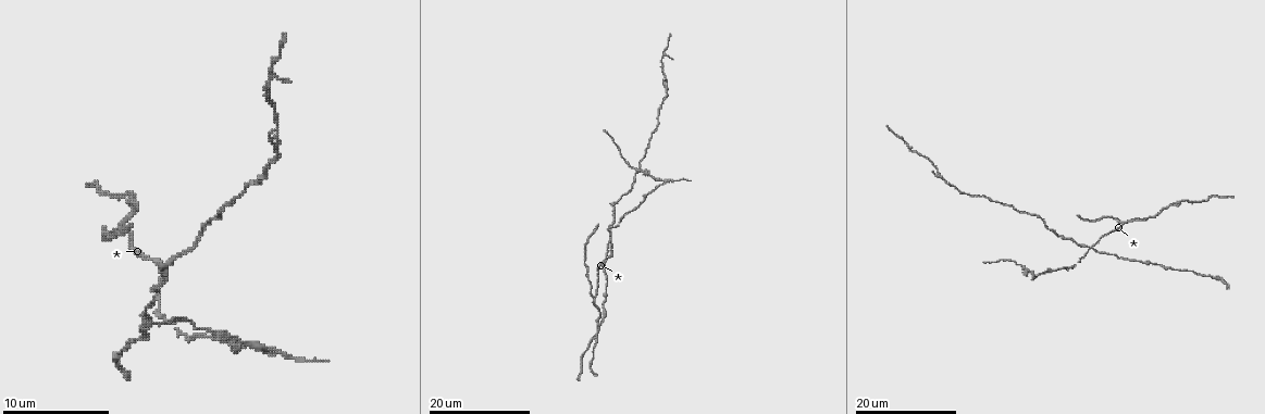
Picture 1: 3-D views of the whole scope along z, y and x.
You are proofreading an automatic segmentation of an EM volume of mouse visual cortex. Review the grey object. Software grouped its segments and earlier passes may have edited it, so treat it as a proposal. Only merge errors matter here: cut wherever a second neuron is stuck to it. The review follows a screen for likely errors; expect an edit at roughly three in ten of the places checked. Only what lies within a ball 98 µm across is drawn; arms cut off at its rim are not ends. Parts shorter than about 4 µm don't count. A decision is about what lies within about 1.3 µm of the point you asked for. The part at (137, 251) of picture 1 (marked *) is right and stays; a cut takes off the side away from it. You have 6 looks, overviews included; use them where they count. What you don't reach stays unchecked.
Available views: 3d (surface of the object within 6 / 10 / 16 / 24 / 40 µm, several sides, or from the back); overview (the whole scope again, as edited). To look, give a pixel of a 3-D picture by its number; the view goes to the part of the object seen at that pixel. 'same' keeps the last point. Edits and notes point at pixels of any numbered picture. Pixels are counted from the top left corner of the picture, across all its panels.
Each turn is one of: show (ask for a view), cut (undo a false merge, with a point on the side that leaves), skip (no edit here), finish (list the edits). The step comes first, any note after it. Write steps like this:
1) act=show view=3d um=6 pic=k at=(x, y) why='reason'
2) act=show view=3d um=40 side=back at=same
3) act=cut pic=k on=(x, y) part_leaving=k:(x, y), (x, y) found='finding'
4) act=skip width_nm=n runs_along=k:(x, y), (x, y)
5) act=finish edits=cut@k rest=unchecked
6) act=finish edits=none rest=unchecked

act=show view=3d um=24 pic=1 at=(594, 297) why='three arms meet'

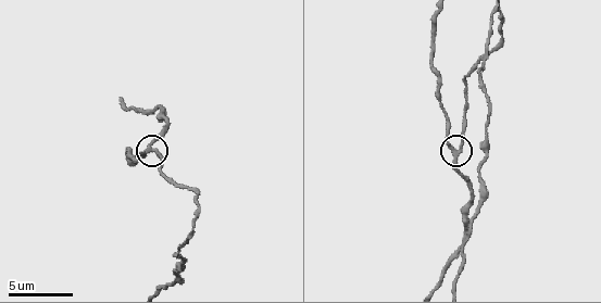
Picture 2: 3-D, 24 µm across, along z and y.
act=show view=3d um=10 pic=2 at=(150, 149)

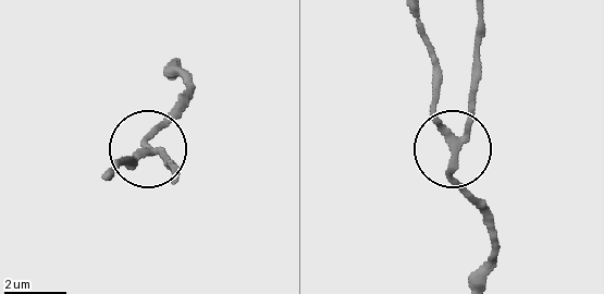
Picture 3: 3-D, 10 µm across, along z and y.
act=skip side_arm_um=18 arms=3 found='all the same neuron'

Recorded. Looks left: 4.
act=show view=3d um=16 pic=1 at=(662, 178) why='a fork'

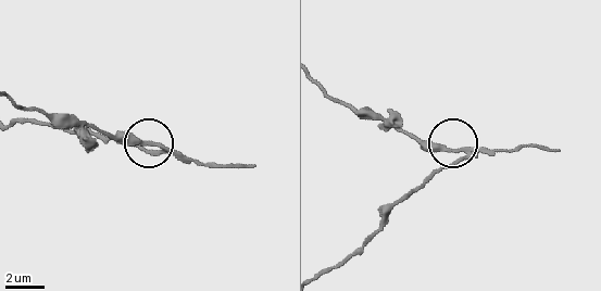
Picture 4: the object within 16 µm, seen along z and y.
act=show view=3d um=10 pic=4 at=(454, 149) why='closer look'

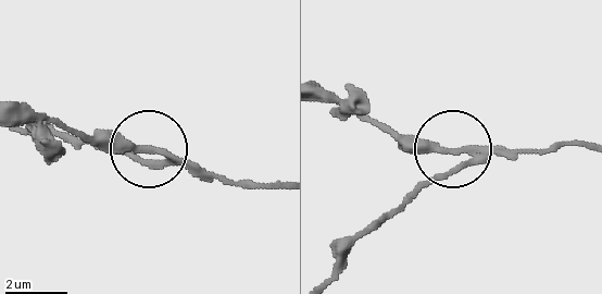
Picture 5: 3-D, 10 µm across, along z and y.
act=cut pic=5 on=(438, 150) width_nm=210 part_leaving=5:(480, 152), (398, 143), (320, 98) found='a second neuron is stuck on'

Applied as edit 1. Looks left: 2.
act=show view=3d um=16 pic=2 at=(192, 228) why='four arms meet'

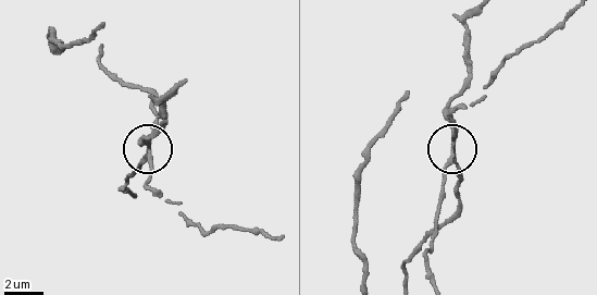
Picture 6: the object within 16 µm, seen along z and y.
act=show view=3d um=16 side=back pic=6 at=(148, 150)

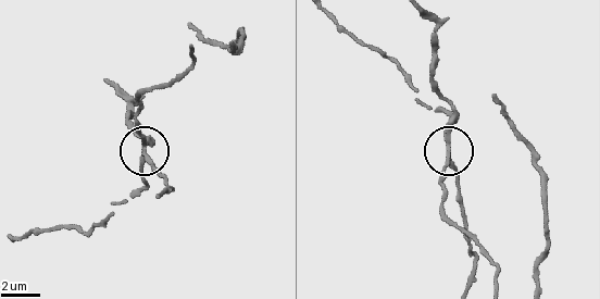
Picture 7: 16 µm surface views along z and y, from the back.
act=cut pic=7 on=(154, 142) width_nm=170 found='a second neuron is stuck on'

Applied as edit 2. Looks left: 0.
act=finish edits=cut@5,cut@7 rest=unchecked

